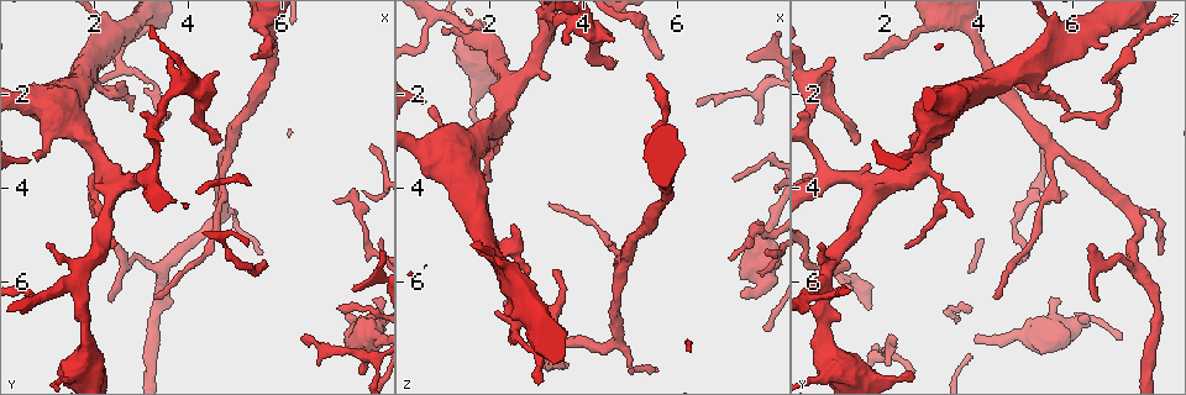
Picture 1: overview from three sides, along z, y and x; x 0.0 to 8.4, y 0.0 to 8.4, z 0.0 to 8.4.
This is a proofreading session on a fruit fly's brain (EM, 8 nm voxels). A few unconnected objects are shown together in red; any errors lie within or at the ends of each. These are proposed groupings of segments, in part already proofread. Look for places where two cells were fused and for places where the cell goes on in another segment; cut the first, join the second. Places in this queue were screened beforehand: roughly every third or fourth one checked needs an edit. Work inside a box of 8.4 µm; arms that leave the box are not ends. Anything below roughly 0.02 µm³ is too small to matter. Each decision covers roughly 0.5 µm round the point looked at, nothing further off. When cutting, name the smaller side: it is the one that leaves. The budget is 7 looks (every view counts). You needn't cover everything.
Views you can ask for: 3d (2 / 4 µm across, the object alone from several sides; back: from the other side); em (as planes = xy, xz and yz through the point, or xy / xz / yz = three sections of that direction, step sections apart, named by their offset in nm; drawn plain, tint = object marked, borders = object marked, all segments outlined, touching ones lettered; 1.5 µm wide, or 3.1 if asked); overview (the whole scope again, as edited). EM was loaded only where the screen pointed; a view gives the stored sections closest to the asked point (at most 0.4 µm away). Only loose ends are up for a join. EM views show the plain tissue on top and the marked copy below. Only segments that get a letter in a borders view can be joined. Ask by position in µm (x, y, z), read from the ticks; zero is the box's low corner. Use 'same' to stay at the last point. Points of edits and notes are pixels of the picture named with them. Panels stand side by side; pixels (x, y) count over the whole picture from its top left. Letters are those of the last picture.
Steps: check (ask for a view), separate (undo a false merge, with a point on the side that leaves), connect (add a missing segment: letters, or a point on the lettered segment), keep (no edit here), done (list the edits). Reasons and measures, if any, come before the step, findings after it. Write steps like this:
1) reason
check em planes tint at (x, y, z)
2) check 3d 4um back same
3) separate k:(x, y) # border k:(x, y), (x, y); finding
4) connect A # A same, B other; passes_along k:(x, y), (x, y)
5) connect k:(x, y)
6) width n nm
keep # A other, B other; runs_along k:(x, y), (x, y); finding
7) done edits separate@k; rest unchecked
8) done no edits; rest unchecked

branch stops here
check em planes borders at (5.35, 1.20, 1.50)

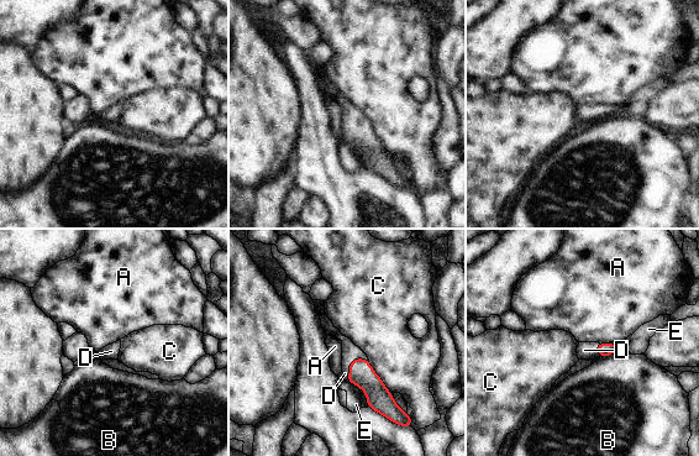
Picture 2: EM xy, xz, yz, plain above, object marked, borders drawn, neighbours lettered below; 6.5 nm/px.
width 100 nm
connect D # A other, B other, C other, D same, E other; the cell continues

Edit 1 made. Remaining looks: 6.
free end
check 3d 4um at (7.35, 6.65, 6.30)

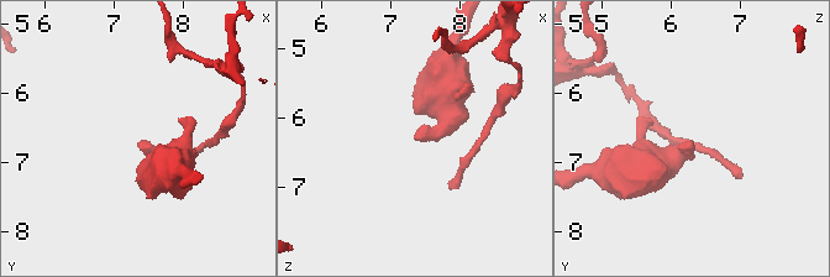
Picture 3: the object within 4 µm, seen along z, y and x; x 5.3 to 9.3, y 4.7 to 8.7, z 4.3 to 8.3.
check em planes borders at (7.35, 6.70, 6.30)

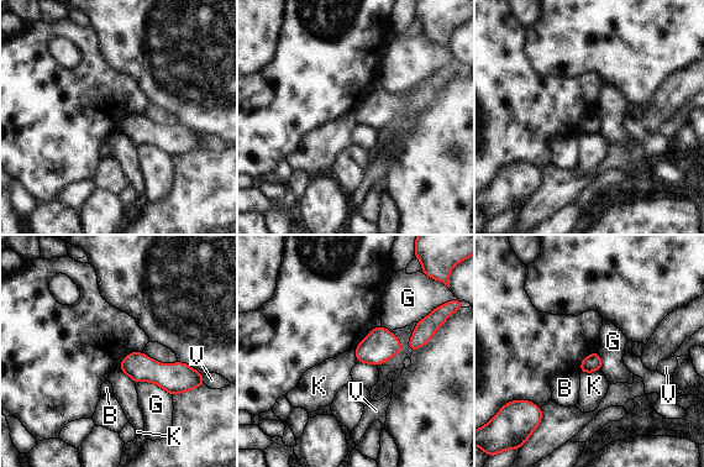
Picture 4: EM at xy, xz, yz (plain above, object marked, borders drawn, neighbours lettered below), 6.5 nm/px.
keep # B other, G other, K other, V other; border 4:(135, 383), (153, 382), (172, 397); none of them fits

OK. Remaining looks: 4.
check 3d 4um at (5.50, 5.35, 7.90)

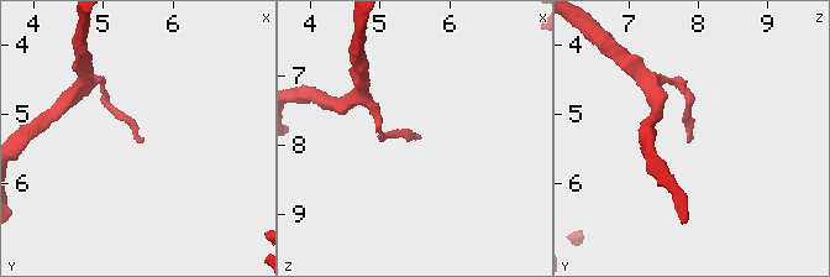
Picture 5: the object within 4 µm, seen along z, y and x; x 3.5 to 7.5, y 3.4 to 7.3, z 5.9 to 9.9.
shape alone is not enough
check em planes borders at (5.50, 5.40, 7.90)

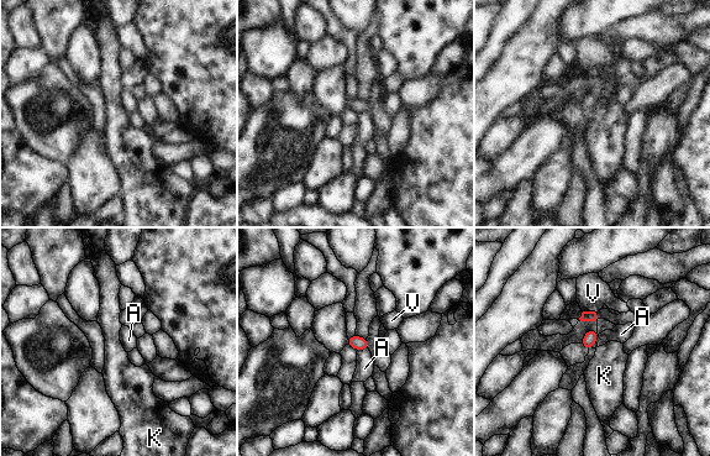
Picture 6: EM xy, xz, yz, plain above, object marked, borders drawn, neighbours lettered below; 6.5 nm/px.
width 90 nm
keep # A other, K other, V other; border 6:(347, 344), (357, 350); no lettered segment goes on from it

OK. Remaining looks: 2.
done edits connect@2; rest unchecked

